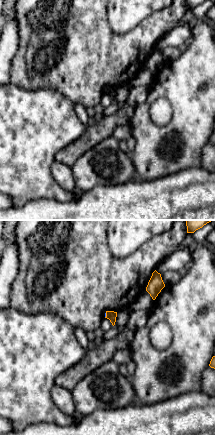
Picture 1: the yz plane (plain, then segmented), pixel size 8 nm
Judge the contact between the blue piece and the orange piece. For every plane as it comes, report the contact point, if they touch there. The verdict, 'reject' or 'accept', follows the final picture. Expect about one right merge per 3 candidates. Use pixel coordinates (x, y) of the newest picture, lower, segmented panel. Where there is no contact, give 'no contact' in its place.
meets blue at (105, 315)

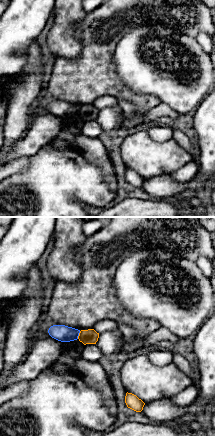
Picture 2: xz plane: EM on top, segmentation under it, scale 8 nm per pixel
meets blue at (78, 335)

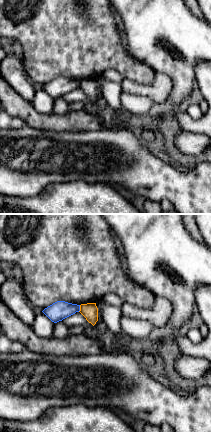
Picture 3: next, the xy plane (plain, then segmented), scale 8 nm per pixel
meets blue at (79, 308)

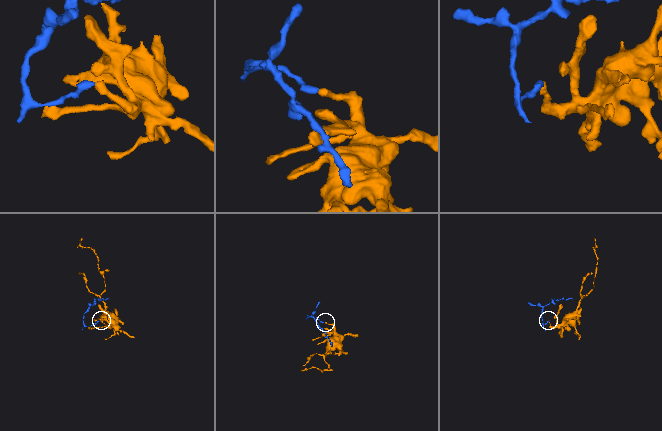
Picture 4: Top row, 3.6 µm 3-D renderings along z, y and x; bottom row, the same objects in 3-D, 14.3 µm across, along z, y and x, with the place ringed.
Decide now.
reject

